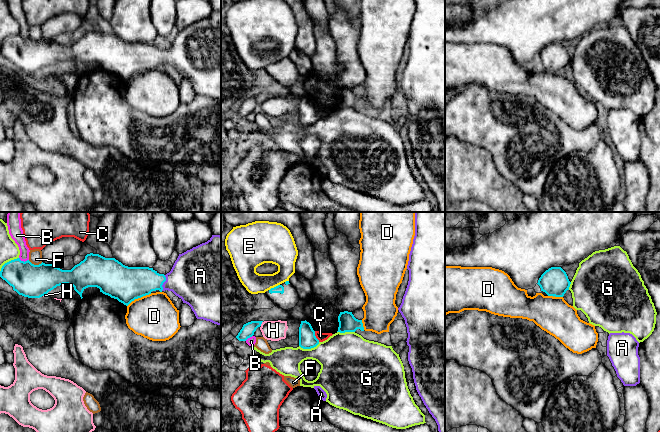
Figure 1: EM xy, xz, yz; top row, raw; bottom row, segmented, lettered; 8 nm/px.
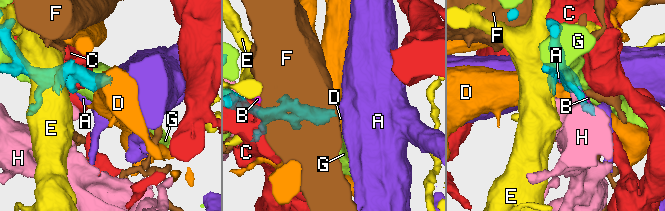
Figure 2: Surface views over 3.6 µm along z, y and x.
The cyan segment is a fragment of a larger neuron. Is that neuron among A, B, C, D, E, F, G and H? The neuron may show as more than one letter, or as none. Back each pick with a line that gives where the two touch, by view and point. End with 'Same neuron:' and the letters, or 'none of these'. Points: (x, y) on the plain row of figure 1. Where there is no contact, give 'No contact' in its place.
A: Touches cyan at xy (163, 58)
Same neuron: A

